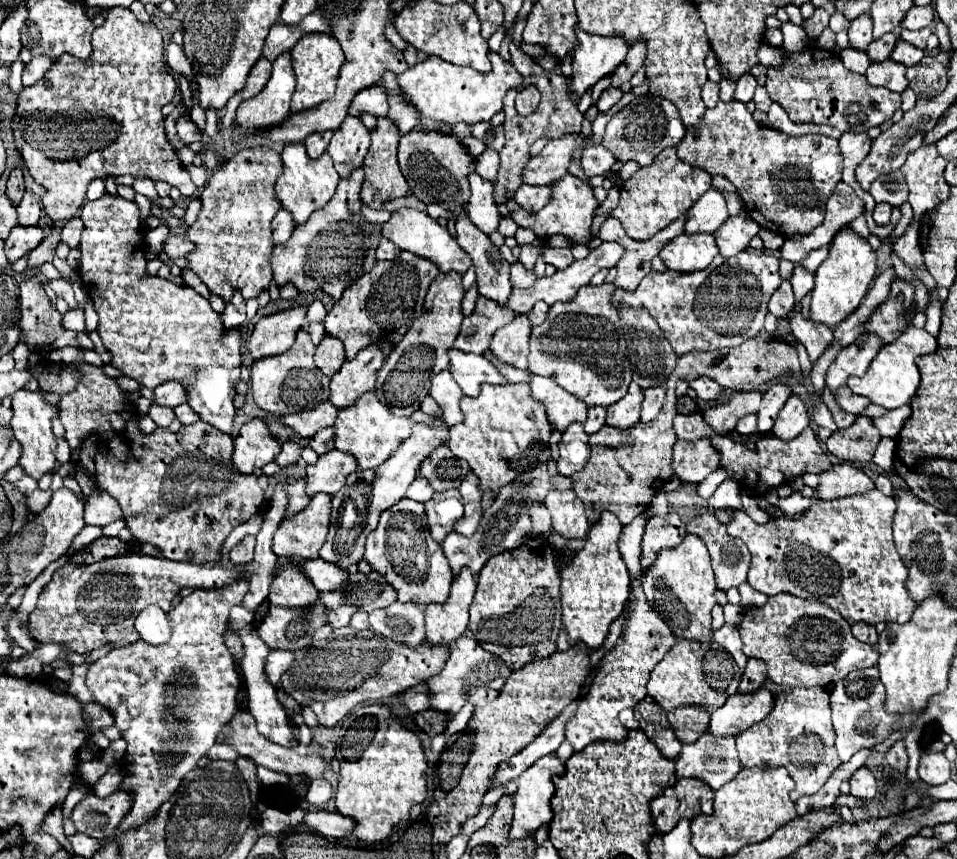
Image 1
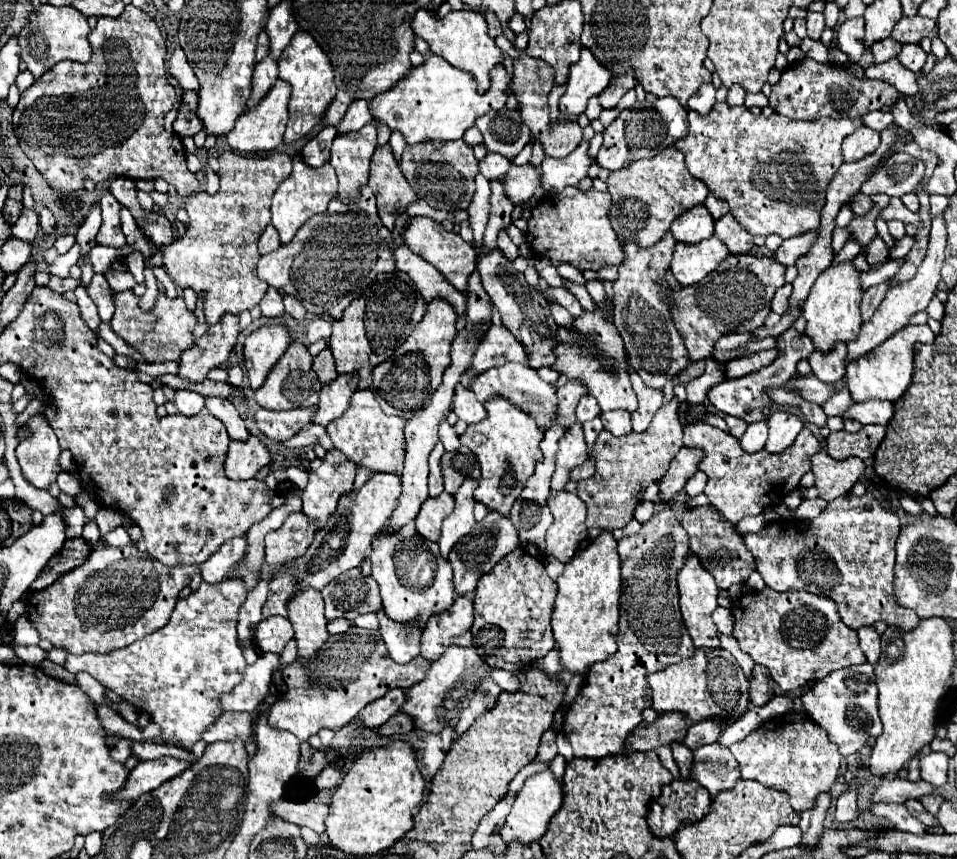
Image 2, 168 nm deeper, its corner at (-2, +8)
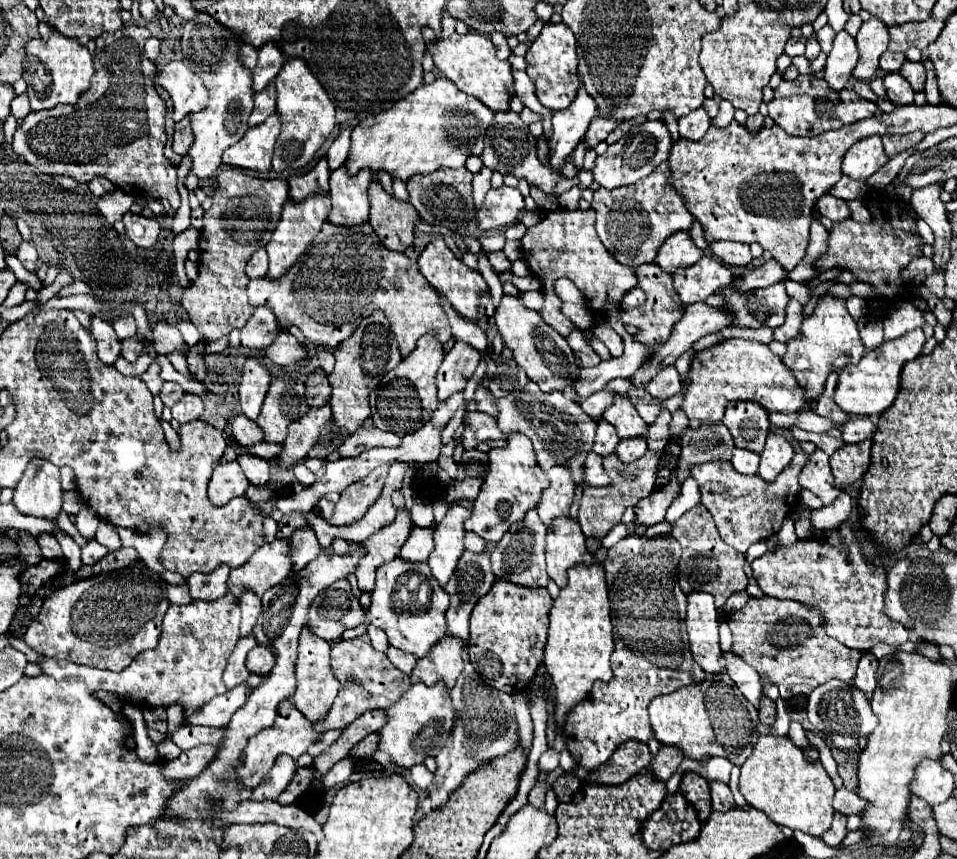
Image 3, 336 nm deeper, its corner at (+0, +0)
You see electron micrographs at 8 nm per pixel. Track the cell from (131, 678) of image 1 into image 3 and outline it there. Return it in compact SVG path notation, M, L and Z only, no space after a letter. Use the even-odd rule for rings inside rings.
M230 594L218 598L216 602L196 600L186 606L170 604L164 616L164 630L160 634L158 646L154 650L146 650L144 654L140 654L122 672L98 670L98 668L78 666L68 660L48 658L28 648L28 644L22 638L14 638L8 632L4 636L8 638L12 648L26 654L28 662L40 664L42 672L56 680L66 680L76 676L82 678L92 690L108 690L140 706L168 706L170 702L178 702L184 706L184 714L192 714L216 694L226 692L222 674L240 638L238 626L240 626L240 606L234 602Z

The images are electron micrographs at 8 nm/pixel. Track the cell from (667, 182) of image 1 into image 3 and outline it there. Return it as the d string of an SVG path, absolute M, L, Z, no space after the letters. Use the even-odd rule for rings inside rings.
M664 162L636 184L620 186L614 190L600 188L594 192L592 210L596 212L598 238L620 264L630 268L650 264L668 236L680 230L690 230L694 218L686 210L682 196L676 194L676 190L672 190L668 184L668 178L670 170L668 162Z

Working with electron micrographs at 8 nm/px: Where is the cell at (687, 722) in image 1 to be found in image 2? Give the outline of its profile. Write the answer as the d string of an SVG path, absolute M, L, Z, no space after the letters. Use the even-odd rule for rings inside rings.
M678 712L658 714L658 718L652 724L648 724L648 722L638 724L634 728L634 732L630 734L630 738L626 738L624 748L628 752L658 750L660 746L668 746L672 742L682 742L682 738L686 736L686 730L688 730L688 722L686 722L686 718L682 718L682 714L678 714Z

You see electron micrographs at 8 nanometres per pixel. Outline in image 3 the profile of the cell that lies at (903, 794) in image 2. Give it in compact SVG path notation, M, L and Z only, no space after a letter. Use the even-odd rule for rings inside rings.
M846 788L836 790L836 796L834 796L834 810L836 812L850 816L850 814L860 814L864 808L866 808L866 800L862 800L858 794L848 792Z

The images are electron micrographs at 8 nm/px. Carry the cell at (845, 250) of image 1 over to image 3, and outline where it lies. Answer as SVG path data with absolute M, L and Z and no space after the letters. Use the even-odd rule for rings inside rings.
M822 296L818 298L814 314L802 320L802 328L796 340L788 342L788 350L782 356L782 362L792 370L796 382L804 388L806 404L812 406L820 398L828 374L838 372L848 364L856 364L862 356L864 344L860 340L856 320L846 310L846 302L840 298Z

